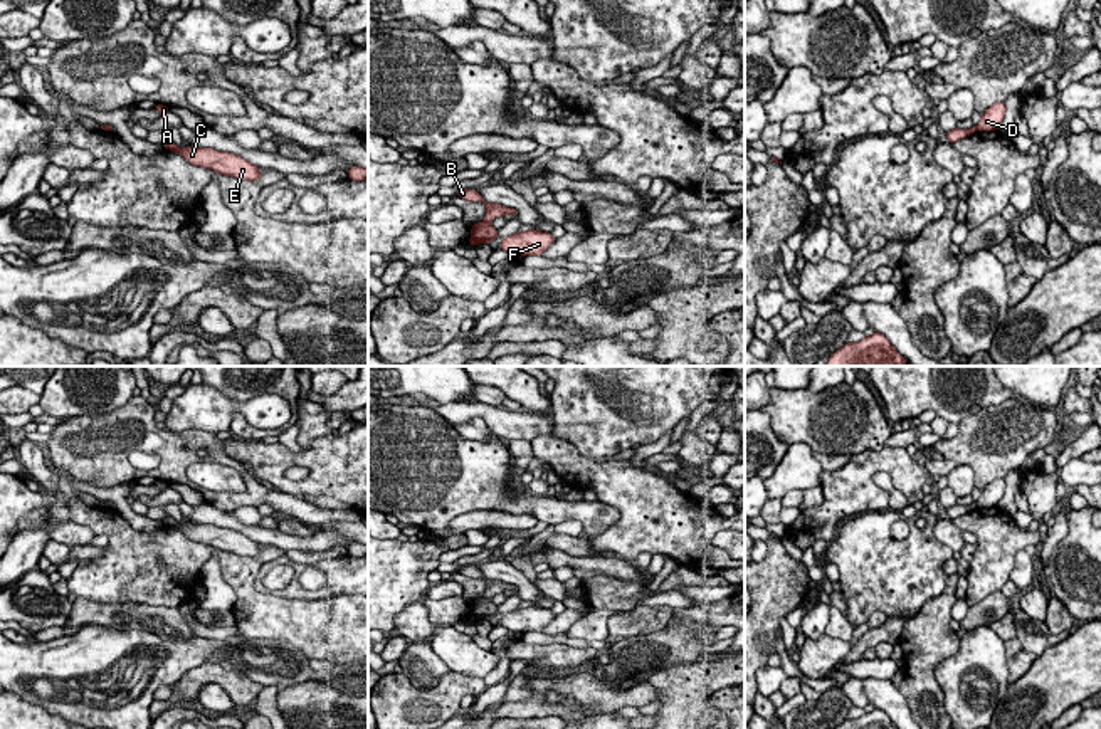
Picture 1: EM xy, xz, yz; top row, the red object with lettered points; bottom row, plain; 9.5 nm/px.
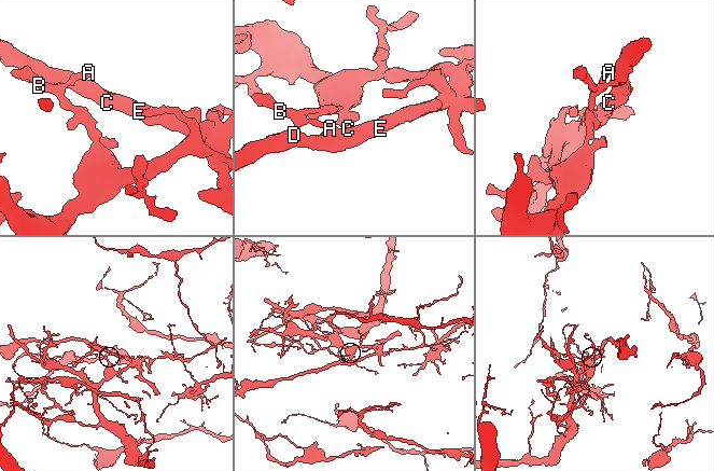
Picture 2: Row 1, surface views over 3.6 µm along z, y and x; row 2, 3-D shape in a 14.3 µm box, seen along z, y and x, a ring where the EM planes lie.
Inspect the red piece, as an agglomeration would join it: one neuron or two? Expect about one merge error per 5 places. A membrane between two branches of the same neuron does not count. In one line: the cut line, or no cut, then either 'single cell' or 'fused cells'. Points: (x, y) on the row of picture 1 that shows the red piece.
xz (483, 220), (488, 222) | fused cells

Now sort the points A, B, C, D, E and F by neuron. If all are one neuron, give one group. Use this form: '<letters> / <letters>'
A B / C D E F

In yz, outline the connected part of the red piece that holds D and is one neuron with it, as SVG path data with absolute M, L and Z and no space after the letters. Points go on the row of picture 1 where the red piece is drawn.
M1005 102L992 104L977 124L977 131L997 131L1007 113Z

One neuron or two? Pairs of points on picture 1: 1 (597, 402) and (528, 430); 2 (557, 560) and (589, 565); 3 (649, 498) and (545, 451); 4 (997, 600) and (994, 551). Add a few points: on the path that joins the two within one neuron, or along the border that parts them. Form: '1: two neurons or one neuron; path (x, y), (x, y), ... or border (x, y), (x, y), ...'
1: two neurons; border (550, 415), (553, 435)
2: one neuron; path (565, 560), (580, 565)
3: one neuron; path (624, 486), (599, 476), (584, 474), (570, 464)
4: two neurons; border (1000, 590), (970, 607)

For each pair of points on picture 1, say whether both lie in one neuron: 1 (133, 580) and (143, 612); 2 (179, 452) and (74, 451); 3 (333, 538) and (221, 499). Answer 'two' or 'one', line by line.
1: two
2: one
3: two

